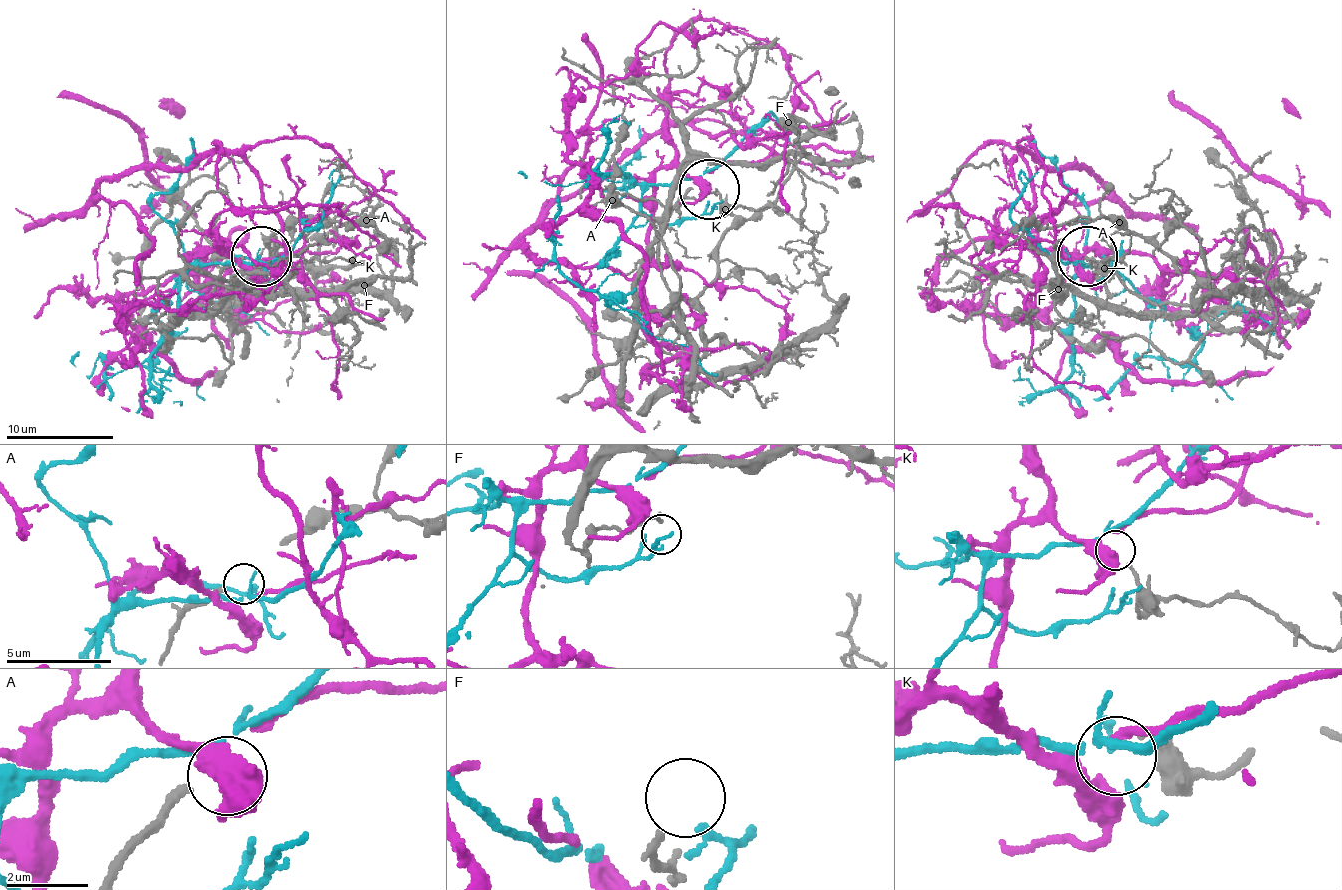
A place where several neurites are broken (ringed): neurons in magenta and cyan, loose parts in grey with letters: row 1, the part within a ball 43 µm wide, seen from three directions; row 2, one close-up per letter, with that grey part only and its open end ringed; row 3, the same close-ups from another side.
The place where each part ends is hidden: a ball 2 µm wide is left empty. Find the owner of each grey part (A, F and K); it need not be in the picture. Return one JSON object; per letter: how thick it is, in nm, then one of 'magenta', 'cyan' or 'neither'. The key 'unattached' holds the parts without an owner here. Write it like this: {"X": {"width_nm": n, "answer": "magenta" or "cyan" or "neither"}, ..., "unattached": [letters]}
{"A": {"width_nm": 240, "answer": "neither"}, "F": {"width_nm": 180, "answer": "neither"}, "K": {"width_nm": 160, "answer": "magenta"}, "unattached": ["A", "F"]}

